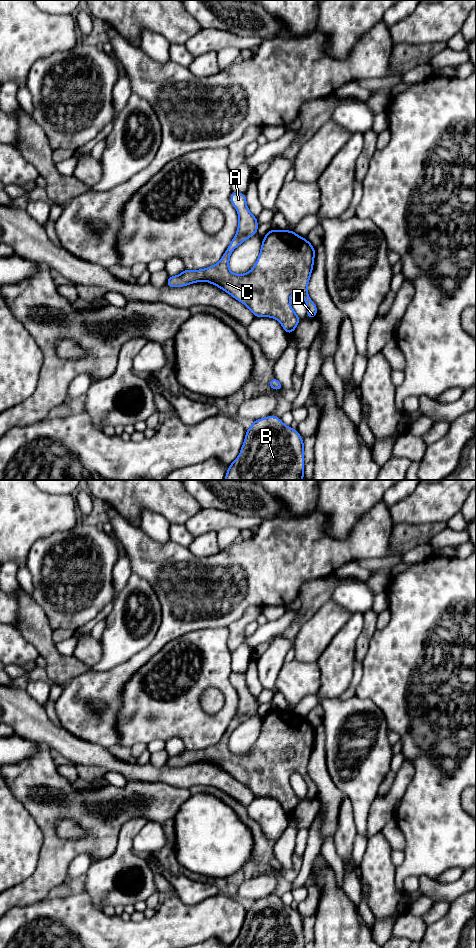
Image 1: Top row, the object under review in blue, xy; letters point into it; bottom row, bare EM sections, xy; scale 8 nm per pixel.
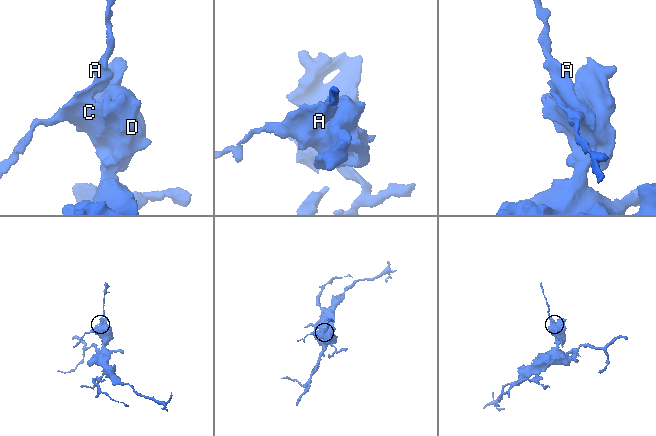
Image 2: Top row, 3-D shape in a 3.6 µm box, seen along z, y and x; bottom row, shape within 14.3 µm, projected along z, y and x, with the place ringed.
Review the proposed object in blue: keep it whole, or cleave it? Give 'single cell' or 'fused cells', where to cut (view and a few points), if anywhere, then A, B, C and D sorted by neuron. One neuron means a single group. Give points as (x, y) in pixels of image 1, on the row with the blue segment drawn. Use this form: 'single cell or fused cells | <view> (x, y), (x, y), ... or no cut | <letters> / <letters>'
single cell | no cut | A B C D

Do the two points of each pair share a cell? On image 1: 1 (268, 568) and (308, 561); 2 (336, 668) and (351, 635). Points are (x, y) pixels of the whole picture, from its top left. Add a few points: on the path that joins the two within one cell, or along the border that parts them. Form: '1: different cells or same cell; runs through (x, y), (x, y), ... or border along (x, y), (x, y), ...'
1: same cell; runs through (278, 561), (298, 561)
2: same cell; runs through (337, 660), (343, 643)

